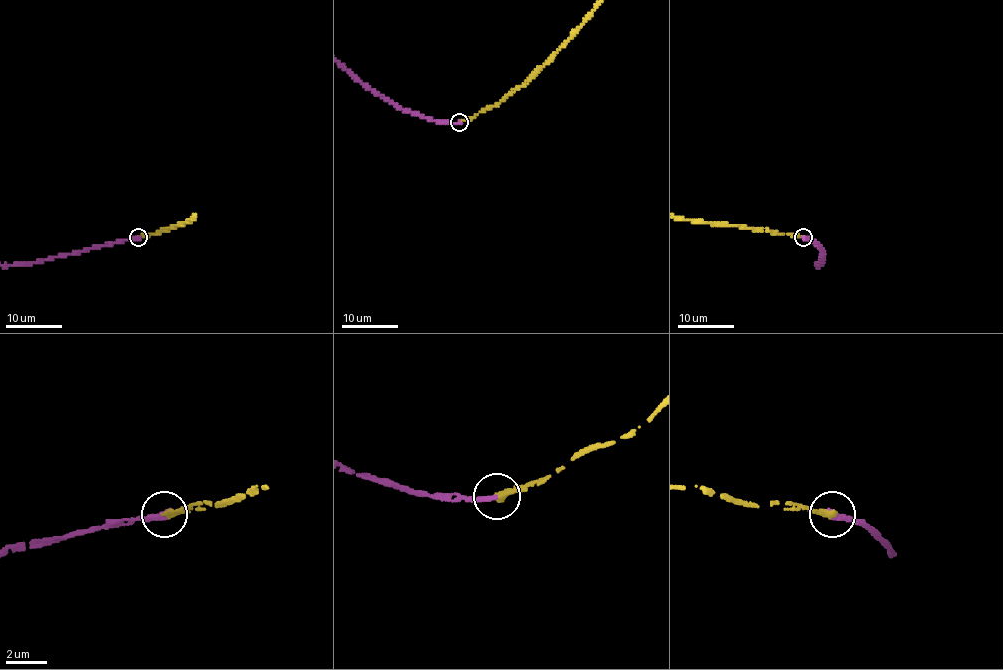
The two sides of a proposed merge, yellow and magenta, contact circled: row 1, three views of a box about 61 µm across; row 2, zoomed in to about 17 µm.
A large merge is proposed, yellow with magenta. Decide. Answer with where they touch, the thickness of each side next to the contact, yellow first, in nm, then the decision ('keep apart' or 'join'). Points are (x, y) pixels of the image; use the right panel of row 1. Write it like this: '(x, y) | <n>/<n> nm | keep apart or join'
(803, 237) | 320/300 nm | join

